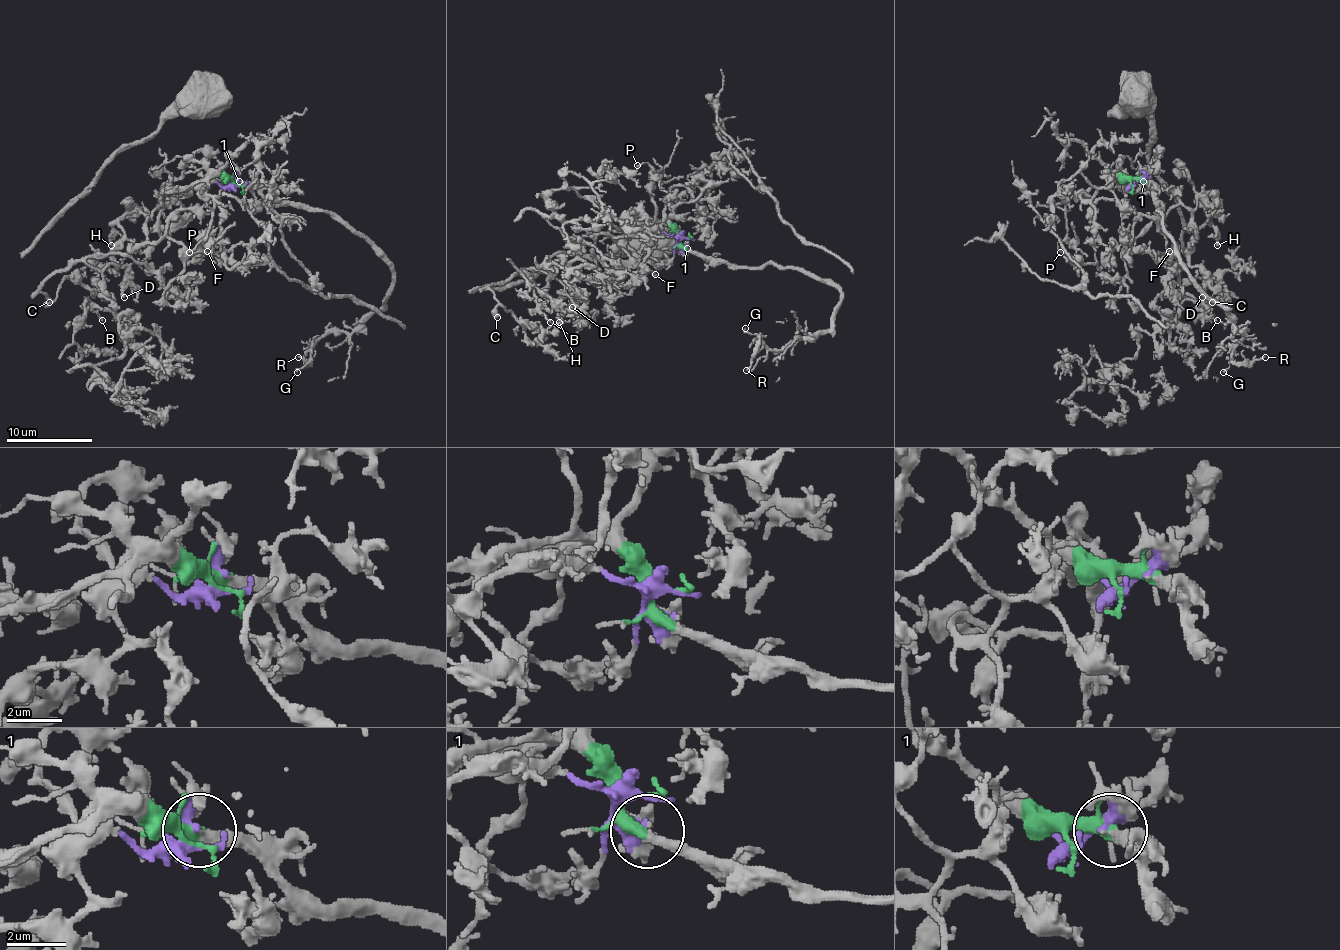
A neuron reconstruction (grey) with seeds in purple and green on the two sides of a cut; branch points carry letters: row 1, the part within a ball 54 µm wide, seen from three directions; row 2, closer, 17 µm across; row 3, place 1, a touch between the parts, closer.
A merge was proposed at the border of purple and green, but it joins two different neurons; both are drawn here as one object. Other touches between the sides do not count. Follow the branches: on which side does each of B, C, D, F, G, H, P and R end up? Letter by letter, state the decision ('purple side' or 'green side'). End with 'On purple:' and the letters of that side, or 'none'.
B: purple side
C: purple side
D: purple side
F: purple side
G: green side
H: purple side
P: green side
R: green side
On purple: B, C, D, F, H

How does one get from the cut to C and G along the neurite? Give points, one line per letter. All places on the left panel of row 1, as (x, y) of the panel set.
C: (235, 184), (210, 184), (205, 201), (182, 207), (156, 242), (71, 263), (45, 282), (41, 291), (49, 301)
G: (238, 184), (276, 203), (334, 212), (392, 267), (385, 301), (349, 331), (323, 336), (297, 372)

